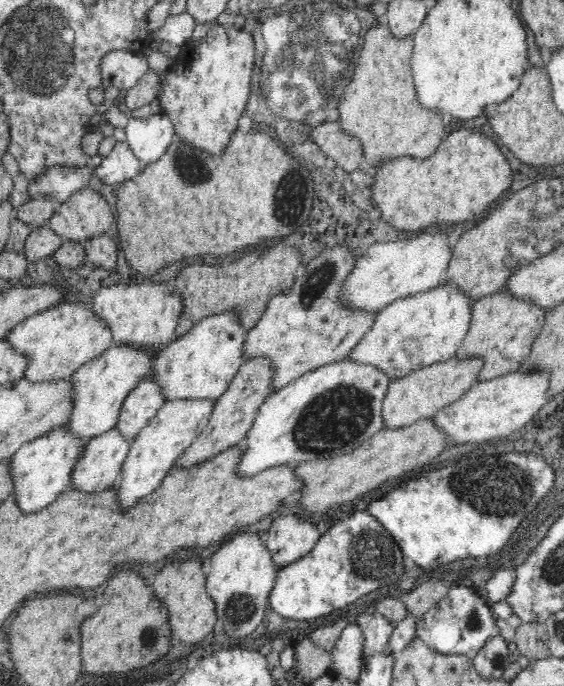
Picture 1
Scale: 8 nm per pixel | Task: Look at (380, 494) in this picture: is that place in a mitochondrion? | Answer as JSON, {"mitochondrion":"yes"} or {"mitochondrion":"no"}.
{"mitochondrion":"no"}

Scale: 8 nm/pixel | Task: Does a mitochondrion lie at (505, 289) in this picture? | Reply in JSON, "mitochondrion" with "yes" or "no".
{"mitochondrion":"no"}

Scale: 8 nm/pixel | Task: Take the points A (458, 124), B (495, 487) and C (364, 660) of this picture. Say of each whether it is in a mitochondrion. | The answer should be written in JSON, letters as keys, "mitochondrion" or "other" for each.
{"A":"other","B":"mitochondrion","C":"other"}

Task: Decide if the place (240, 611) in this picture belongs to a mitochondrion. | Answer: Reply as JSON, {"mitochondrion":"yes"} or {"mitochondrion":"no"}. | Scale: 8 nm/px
{"mitochondrion":"yes"}

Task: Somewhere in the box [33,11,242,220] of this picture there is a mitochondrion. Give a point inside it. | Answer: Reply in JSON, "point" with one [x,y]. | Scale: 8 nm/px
{"point":[189,163]}

